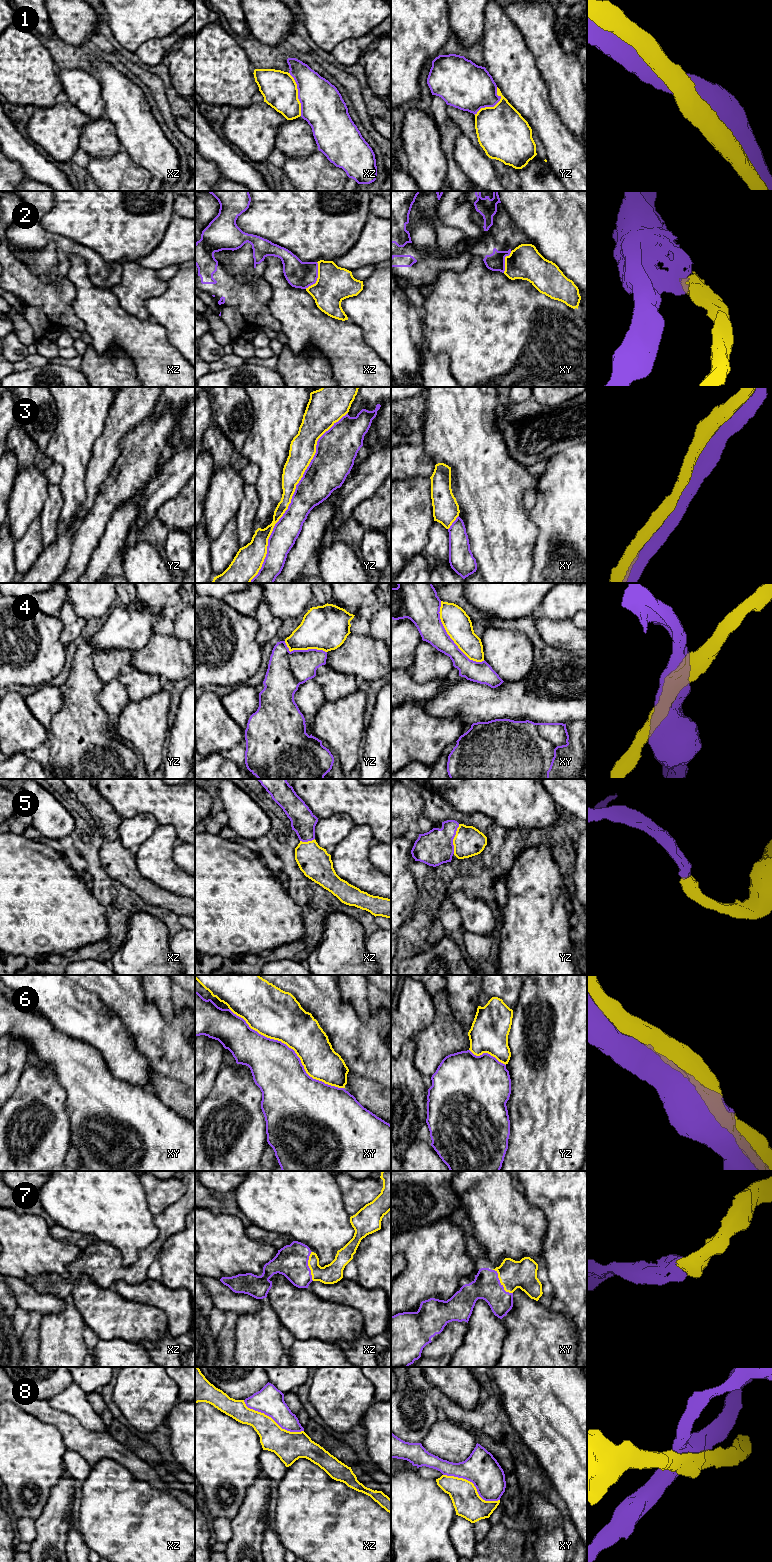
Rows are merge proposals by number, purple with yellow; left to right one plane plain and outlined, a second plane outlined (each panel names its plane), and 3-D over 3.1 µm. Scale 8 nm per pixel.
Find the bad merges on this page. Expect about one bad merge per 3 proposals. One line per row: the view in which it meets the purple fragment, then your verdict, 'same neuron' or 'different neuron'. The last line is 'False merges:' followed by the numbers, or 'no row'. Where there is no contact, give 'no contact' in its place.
1: xz | same neuron
2: xz | different neuron
3: yz | same neuron
4: xy | different neuron
5: yz | same neuron
6: xy | same neuron
7: xy | same neuron
8: xz | different neuron
False merges: 2, 4, 8

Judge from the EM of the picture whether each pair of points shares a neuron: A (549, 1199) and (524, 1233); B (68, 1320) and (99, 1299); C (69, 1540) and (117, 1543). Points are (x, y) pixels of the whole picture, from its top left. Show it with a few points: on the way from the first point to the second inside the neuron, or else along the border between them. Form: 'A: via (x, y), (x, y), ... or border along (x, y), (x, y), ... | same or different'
A: border along (524, 1194), (542, 1212), (546, 1233) | different
B: border along (69, 1298), (86, 1325) | different
C: border along (77, 1524), (85, 1544), (90, 1549) | different

